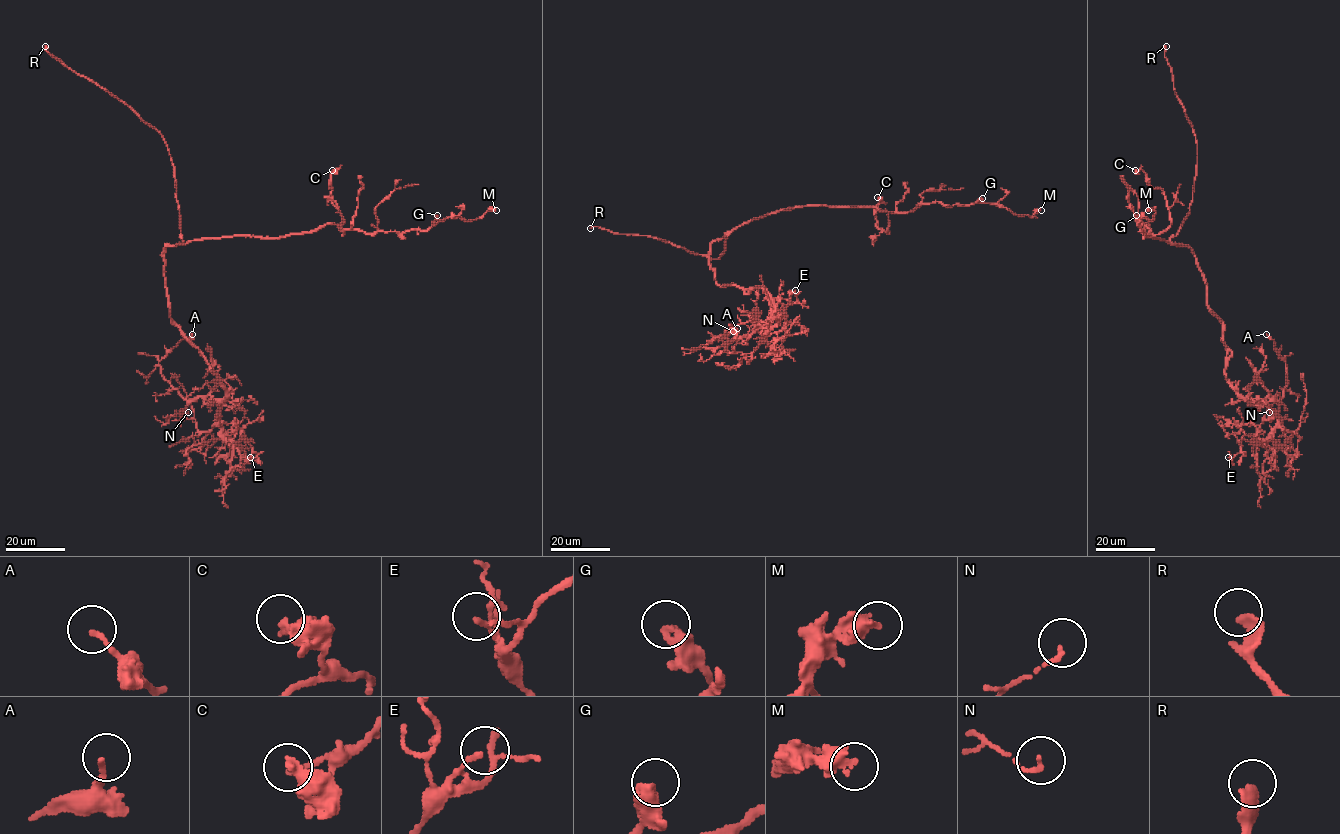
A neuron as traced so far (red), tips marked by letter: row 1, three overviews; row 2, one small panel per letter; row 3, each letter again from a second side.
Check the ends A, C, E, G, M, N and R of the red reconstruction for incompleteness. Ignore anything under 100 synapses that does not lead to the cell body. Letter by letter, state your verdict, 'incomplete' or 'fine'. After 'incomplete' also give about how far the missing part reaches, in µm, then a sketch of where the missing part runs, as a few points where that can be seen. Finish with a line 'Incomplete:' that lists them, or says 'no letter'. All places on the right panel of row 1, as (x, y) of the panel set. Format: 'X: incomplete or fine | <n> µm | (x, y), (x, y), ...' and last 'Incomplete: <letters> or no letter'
A: fine
C: fine
E: fine
G: fine
M: fine
N: fine
R: incomplete | 15 µm | (1166, 46), (1169, 32), (1162, 24)
Incomplete: R

